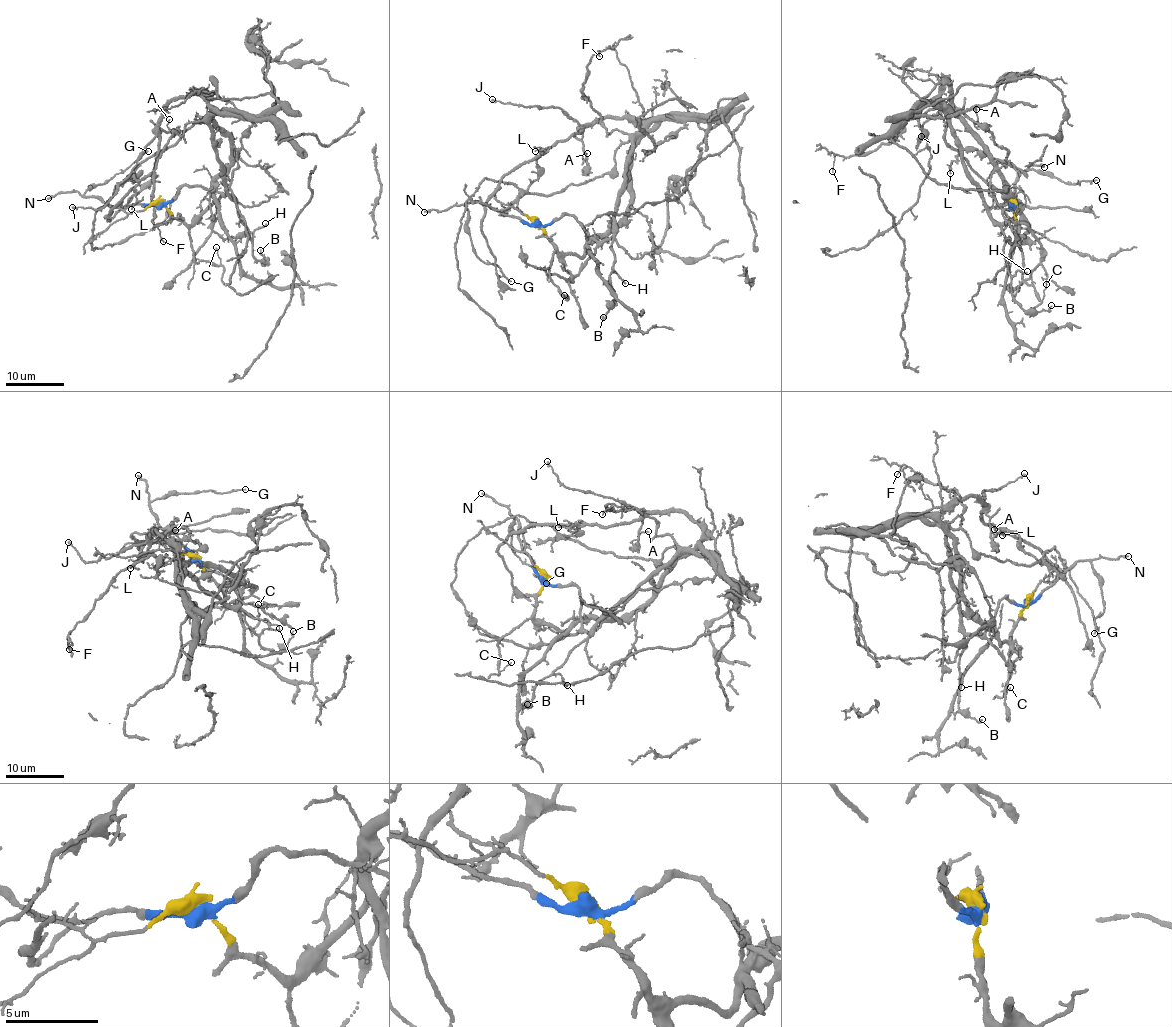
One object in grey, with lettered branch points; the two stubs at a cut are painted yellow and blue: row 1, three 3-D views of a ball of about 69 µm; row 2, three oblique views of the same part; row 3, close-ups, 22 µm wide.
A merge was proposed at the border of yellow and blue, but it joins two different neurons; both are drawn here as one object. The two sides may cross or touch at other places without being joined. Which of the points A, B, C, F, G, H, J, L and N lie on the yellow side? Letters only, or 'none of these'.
A, C, J, L

